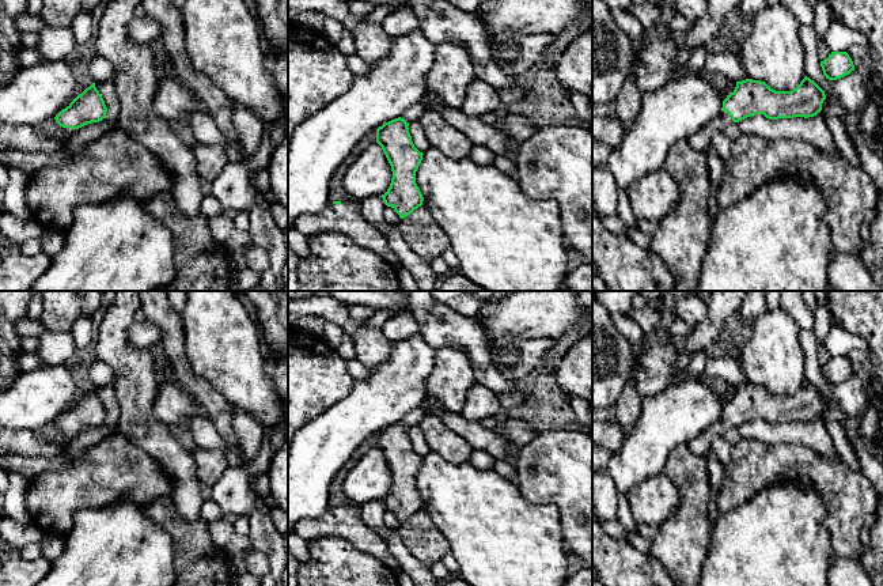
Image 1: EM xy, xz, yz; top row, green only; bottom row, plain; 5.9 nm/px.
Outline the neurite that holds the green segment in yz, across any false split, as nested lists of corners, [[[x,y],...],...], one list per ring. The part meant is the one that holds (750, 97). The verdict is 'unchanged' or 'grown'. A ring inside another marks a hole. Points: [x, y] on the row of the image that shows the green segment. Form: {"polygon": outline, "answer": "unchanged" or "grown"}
{"polygon": [[[807,76],[792,91],[776,91],[761,80],[736,82],[735,90],[723,101],[721,113],[691,135],[687,143],[693,150],[706,154],[712,148],[713,135],[724,132],[732,121],[739,122],[755,114],[769,120],[808,118],[821,113],[825,99],[825,91]]], "answer": "grown"}

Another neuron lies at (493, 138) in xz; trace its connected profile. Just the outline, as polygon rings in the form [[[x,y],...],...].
[[[428,88],[424,99],[431,103],[432,110],[437,111],[473,144],[484,145],[494,155],[512,156],[516,144],[499,125],[488,125],[477,117],[469,117],[461,109],[446,105],[439,95],[431,92]]]

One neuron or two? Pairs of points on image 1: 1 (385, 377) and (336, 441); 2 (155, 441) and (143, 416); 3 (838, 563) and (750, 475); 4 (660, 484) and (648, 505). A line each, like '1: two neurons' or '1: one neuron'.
1: one neuron
2: one neuron
3: two neurons
4: one neuron

